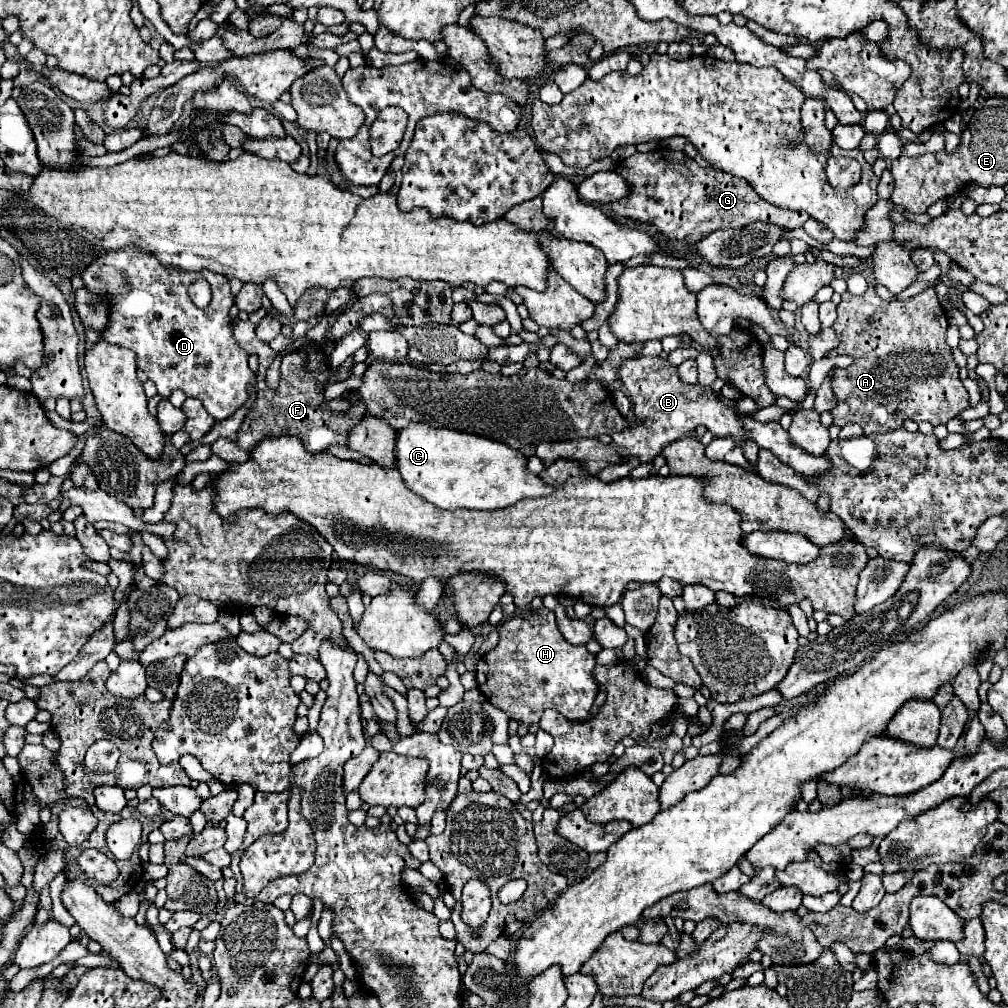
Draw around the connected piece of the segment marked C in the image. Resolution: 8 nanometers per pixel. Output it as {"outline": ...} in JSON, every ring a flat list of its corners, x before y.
{"outline":[[410,423,400,429,396,459,406,485,440,509,494,511,510,507,524,497,540,497,546,489,544,481,528,471,528,457,522,451,446,427,432,429,428,425]]}

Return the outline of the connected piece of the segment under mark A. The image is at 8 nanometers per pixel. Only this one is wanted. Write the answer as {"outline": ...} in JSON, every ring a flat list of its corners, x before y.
{"outline":[[870,285,864,295,852,295,850,291,842,293,838,305,838,319,834,323,836,333,840,335,840,345,830,351,830,355,852,355,854,363,848,369,834,369,832,389,838,397,838,405,832,409,834,425,844,427,846,423,858,423,866,435,888,433,906,419,916,423,928,421,932,425,946,425,950,419,960,415,970,407,970,399,962,381,958,377,958,365,952,359,952,351,946,343,948,317,936,299,934,289,926,289,920,295,908,301,882,301]]}

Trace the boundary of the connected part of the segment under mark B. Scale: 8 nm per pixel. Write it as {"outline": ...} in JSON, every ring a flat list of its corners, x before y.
{"outline":[[662,357,628,359,618,369,618,375,632,399,636,421,622,433,614,433,612,439,616,445,628,447,630,455,638,455,642,463,652,461,656,455,662,453,666,445,686,437,698,425,704,425,708,431,714,433,714,437,732,437,736,443,742,445,750,441,750,437,744,433,742,421,736,417,736,413,732,413,730,407,726,407,720,401,720,397,710,387,688,385,680,381,676,367,672,367,666,359]]}

